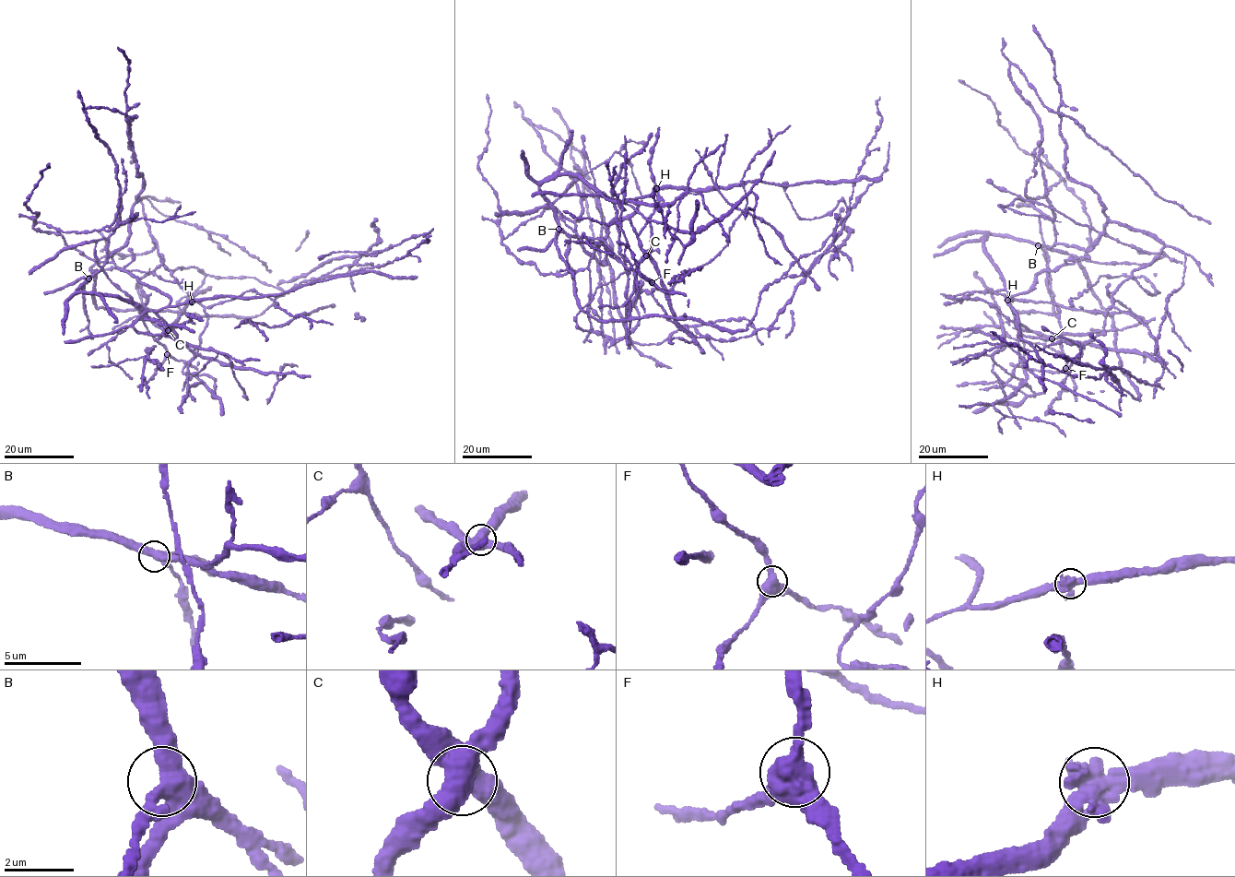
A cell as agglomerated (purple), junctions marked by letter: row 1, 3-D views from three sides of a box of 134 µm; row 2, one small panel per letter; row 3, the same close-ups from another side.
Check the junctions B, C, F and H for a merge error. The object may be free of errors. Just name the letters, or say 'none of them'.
none of them

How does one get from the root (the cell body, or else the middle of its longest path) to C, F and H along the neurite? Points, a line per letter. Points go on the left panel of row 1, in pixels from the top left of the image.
C: (109, 258), (76, 292), (115, 294), (154, 313), (177, 336), (174, 330), (168, 330)
F: (109, 258), (106, 259), (108, 240), (100, 239), (95, 246), (97, 265), (132, 298), (144, 325), (167, 354)
H: (109, 258), (76, 292), (118, 295), (145, 310), (158, 310), (192, 301)

